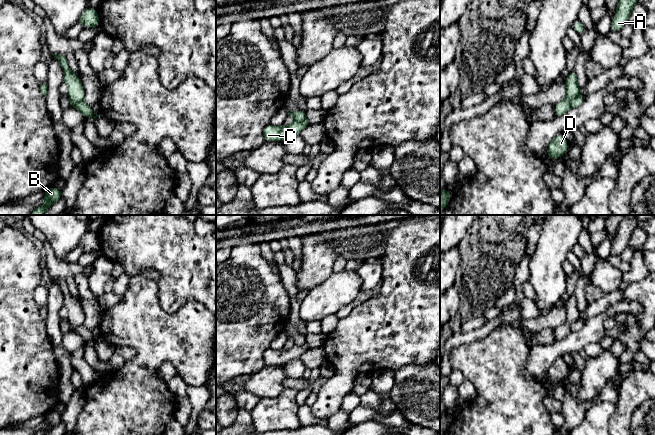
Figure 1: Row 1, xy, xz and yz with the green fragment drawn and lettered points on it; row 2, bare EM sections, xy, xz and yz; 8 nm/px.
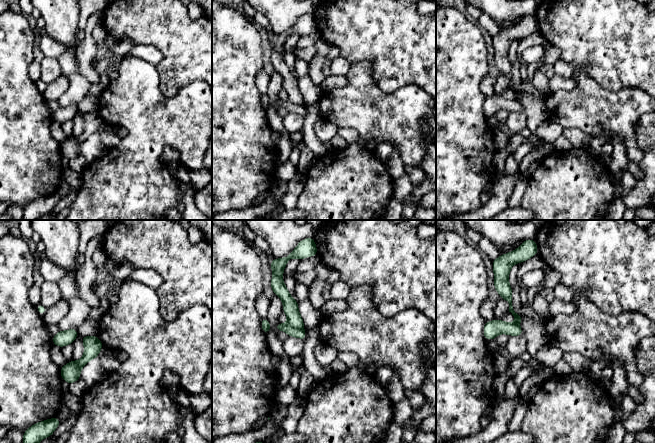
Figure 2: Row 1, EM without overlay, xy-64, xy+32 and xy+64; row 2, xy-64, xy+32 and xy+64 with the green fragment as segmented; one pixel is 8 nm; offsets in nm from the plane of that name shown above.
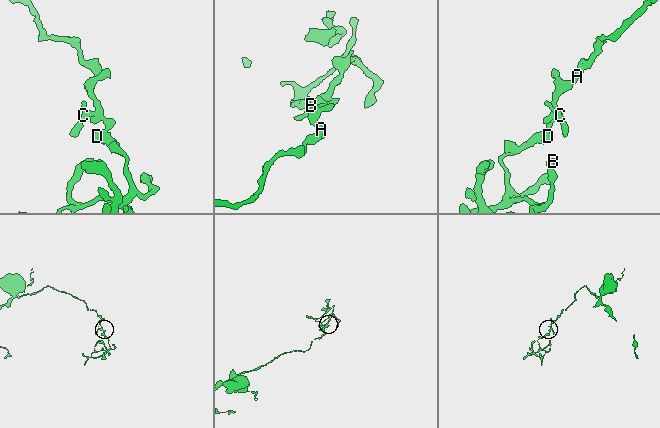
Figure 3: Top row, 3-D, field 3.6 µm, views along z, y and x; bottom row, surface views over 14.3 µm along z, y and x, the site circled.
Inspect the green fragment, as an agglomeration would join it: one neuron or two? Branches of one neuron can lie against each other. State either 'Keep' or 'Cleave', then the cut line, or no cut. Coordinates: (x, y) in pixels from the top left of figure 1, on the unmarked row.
Cleave. Split along yz (579, 317), (571, 325), (570, 331)

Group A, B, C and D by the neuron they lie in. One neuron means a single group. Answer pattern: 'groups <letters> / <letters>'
groups A / B C D

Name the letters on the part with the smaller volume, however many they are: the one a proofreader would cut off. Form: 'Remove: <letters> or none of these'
Remove: B, C, D

